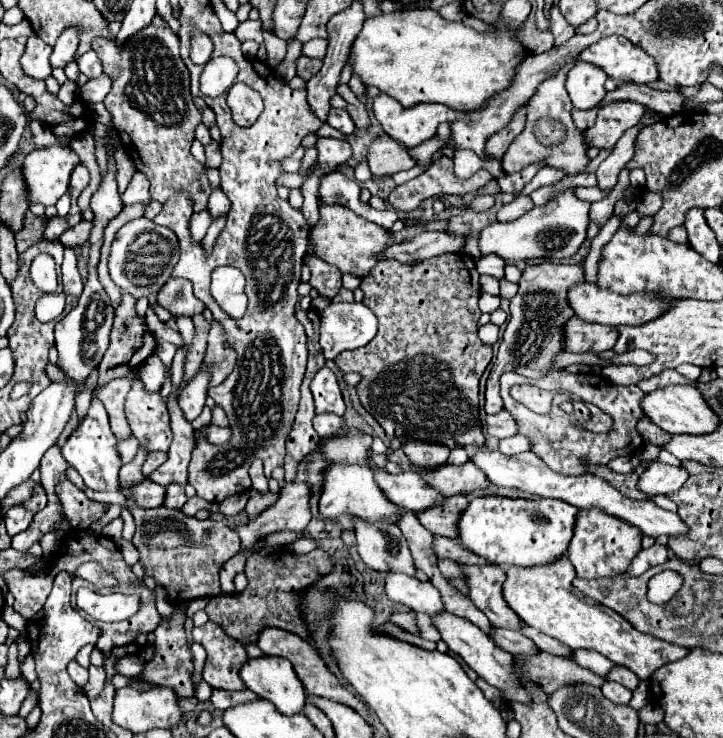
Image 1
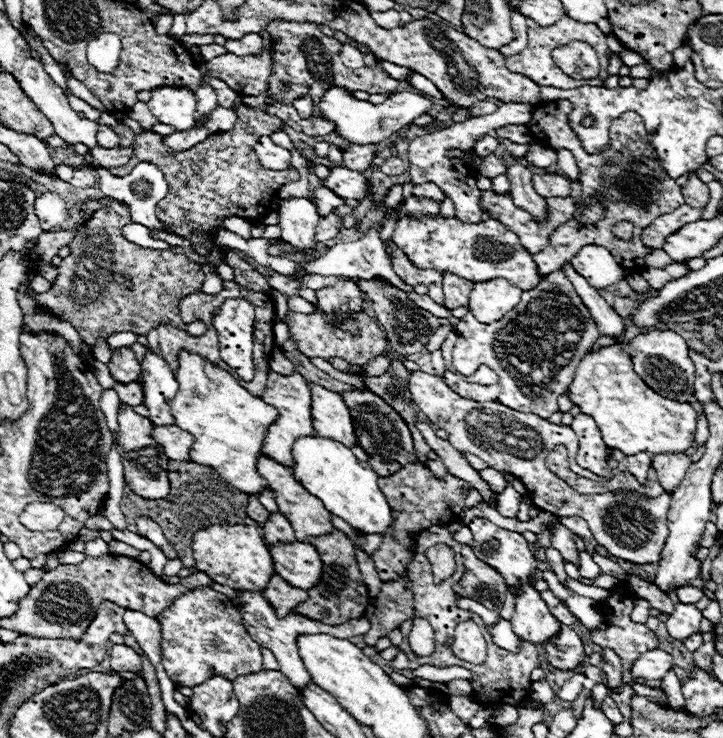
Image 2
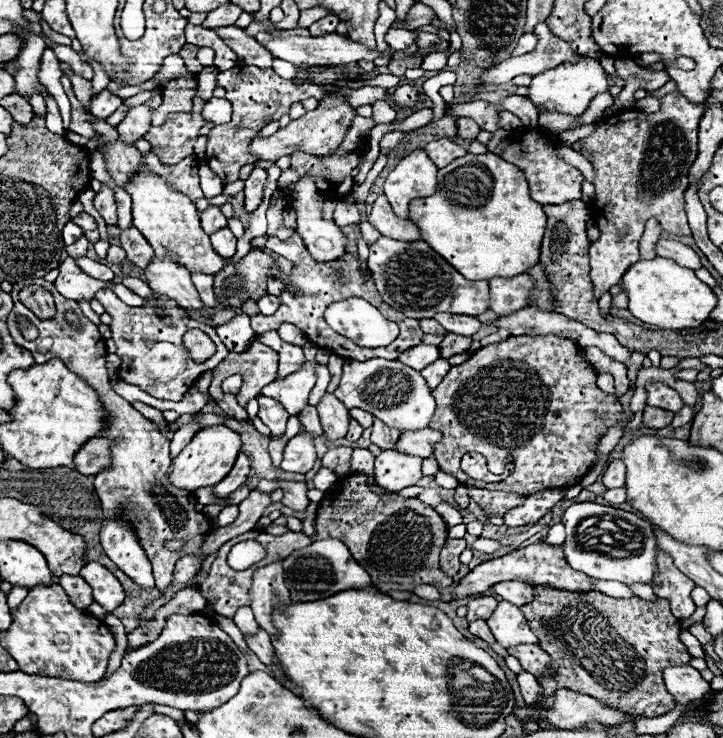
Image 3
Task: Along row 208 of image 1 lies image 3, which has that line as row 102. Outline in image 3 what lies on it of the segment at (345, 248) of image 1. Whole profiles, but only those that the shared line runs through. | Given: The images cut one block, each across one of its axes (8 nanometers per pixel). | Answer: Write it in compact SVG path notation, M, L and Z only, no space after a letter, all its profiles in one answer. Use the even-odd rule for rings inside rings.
M328 94L320 100L316 110L306 112L302 118L290 122L284 130L278 130L274 136L270 138L256 136L250 144L250 152L260 160L274 160L274 162L280 156L288 156L292 152L306 152L312 156L330 156L342 144L354 116L356 116L356 108L352 108L350 102L346 102L338 94Z

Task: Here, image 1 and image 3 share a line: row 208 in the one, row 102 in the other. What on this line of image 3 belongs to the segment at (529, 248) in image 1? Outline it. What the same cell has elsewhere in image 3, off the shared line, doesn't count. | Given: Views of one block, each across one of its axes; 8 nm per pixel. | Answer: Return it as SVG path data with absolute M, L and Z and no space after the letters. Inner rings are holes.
M582 58L576 64L562 64L558 68L546 70L534 76L532 84L528 86L528 98L534 106L542 108L544 112L558 112L570 116L580 116L598 92L608 92L608 80L602 66L594 58Z

